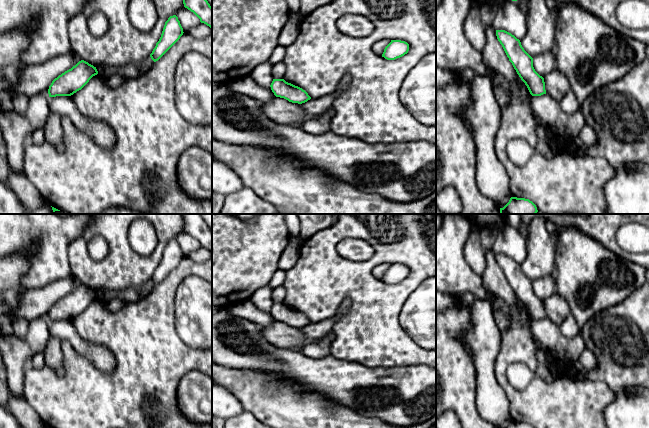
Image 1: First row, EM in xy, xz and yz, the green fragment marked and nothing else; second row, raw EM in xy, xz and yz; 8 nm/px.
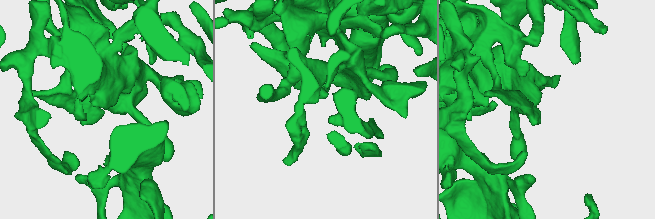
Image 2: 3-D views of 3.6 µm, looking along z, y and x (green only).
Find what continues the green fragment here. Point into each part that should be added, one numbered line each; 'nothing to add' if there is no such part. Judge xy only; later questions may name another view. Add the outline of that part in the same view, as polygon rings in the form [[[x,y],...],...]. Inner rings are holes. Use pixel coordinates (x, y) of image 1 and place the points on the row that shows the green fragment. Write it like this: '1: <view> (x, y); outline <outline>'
nothing to add

